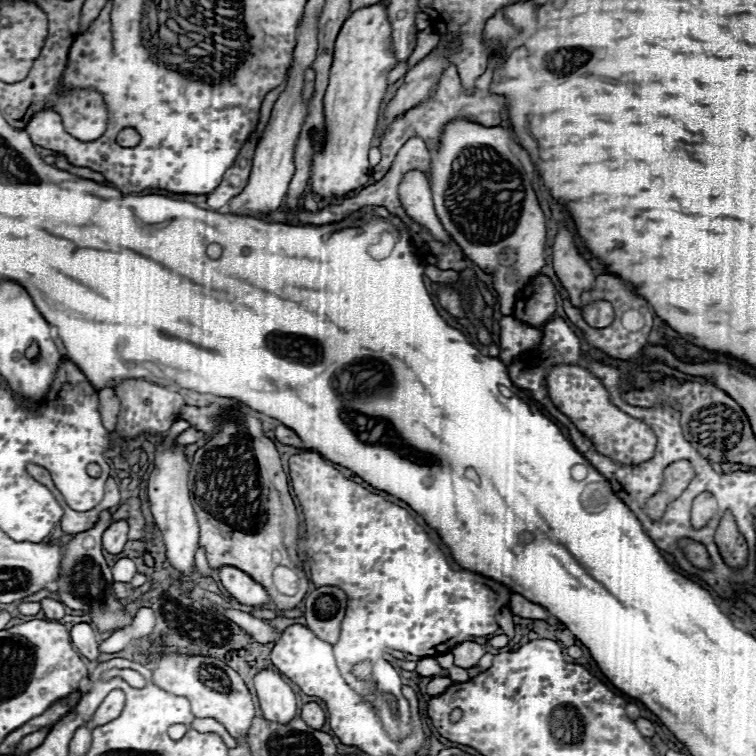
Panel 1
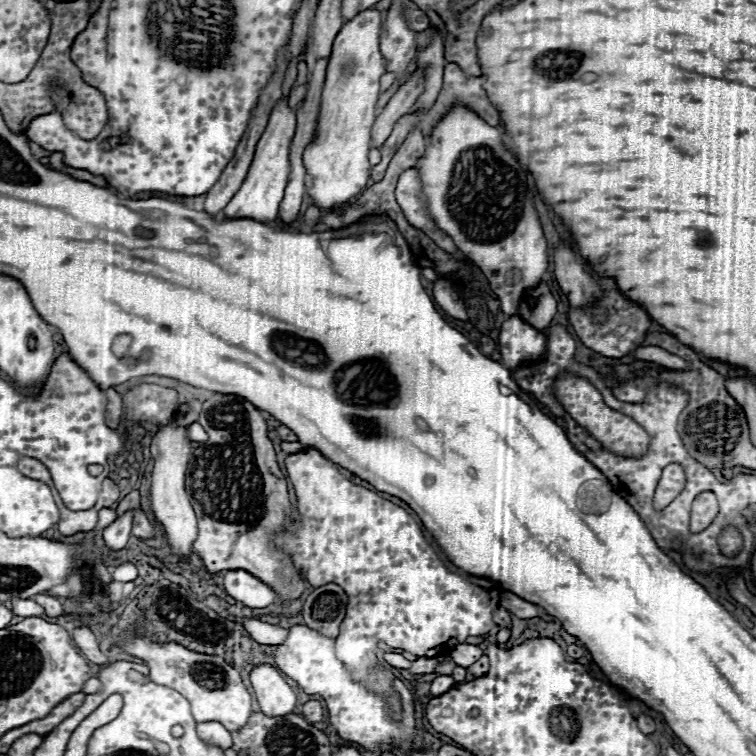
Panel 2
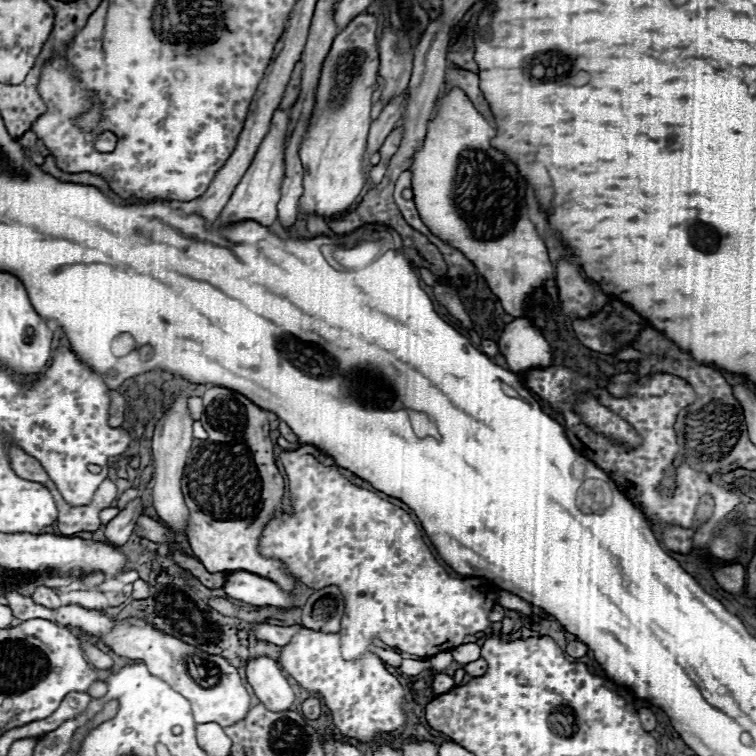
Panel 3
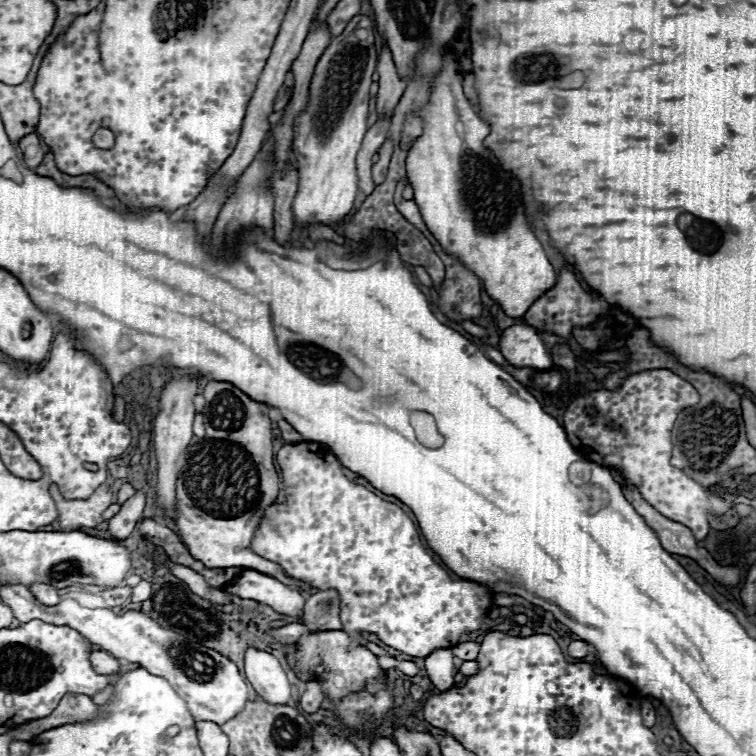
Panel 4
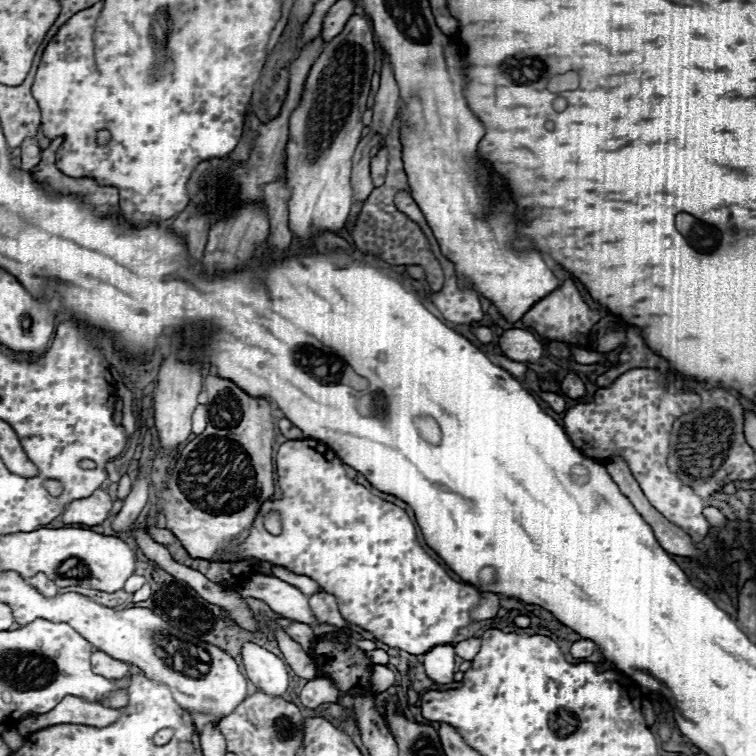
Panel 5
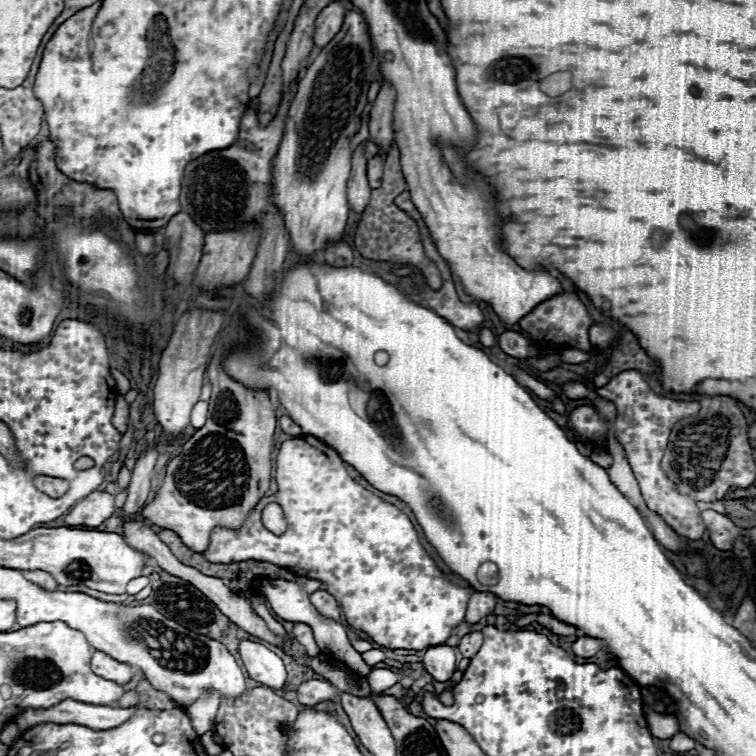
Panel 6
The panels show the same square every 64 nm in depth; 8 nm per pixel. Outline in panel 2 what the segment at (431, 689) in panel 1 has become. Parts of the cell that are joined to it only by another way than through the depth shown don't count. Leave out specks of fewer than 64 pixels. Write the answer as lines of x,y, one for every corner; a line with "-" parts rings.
438,676
438,678
432,682
430,692
432,692
434,696
440,696
440,694
448,692
448,690
450,690
454,684
456,684
456,682
452,680
452,676

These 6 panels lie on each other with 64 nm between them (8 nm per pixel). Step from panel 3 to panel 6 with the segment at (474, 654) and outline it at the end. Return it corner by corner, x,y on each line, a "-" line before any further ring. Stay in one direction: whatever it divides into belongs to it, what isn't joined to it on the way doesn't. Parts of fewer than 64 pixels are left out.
470,632
458,642
458,650
464,658
472,658
482,646
482,632

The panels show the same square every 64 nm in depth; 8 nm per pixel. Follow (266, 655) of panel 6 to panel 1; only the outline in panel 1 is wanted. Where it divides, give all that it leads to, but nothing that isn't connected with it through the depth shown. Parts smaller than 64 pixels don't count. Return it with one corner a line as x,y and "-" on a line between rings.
260,670
254,676
254,688
264,718
270,722
290,722
296,716
296,694
274,670

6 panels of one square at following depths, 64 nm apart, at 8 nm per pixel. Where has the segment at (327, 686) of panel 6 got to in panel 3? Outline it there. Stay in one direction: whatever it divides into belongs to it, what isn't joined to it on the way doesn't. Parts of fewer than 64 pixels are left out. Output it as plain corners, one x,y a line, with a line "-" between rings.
310,696
302,702
302,712
306,718
310,720
316,720
320,716
320,700
316,696

